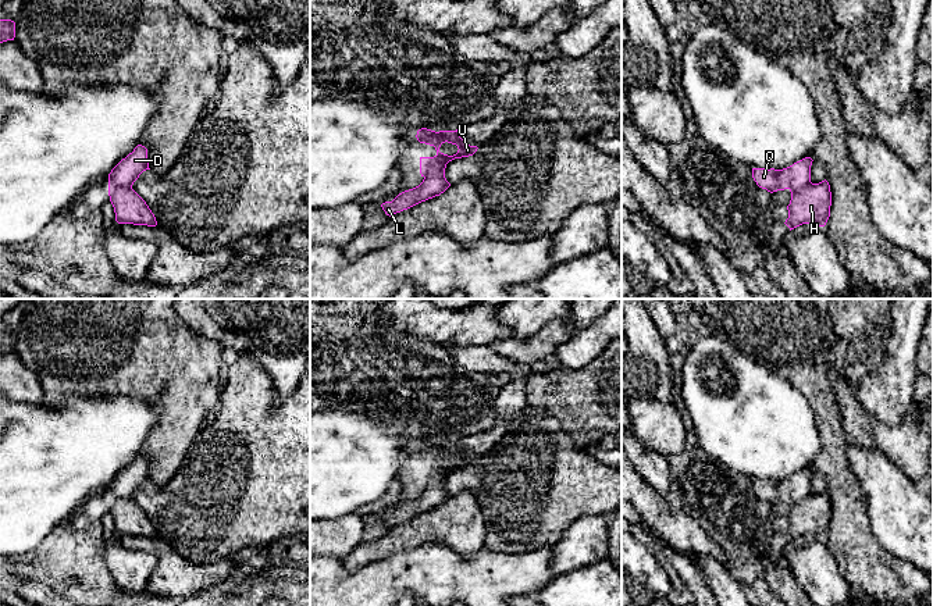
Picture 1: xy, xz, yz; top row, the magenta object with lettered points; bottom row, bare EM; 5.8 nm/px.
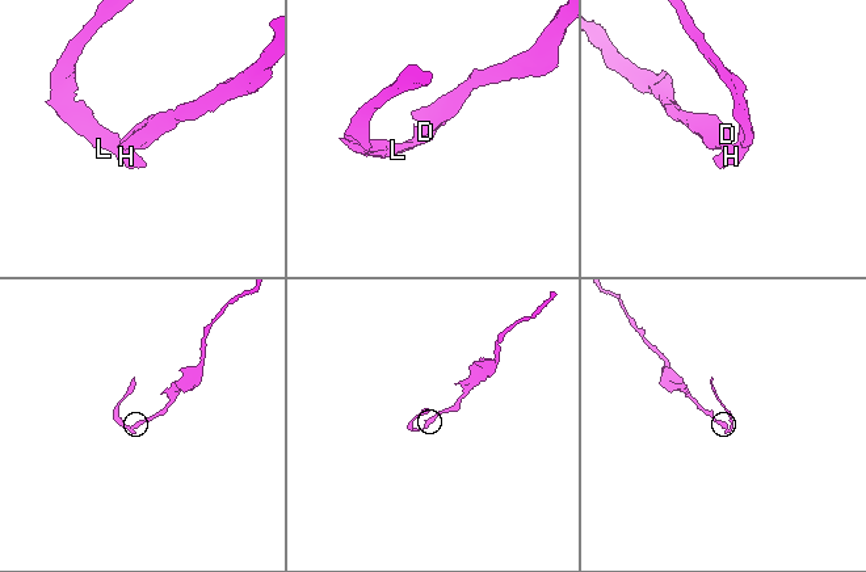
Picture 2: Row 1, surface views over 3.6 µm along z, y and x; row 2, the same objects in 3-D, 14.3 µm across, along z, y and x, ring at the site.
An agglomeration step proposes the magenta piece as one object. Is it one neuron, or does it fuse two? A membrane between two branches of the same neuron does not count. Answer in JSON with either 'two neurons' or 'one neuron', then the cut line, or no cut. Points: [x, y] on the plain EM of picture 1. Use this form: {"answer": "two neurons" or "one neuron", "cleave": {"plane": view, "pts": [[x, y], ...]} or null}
{"answer": "two neurons", "cleave": {"plane": "xz", "pts": [[445, 477], [428, 480], [424, 488]]}}

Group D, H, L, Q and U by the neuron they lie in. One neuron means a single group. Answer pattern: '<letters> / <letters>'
D Q U / H L

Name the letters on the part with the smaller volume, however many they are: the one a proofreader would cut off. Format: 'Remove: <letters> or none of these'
Remove: H, L

